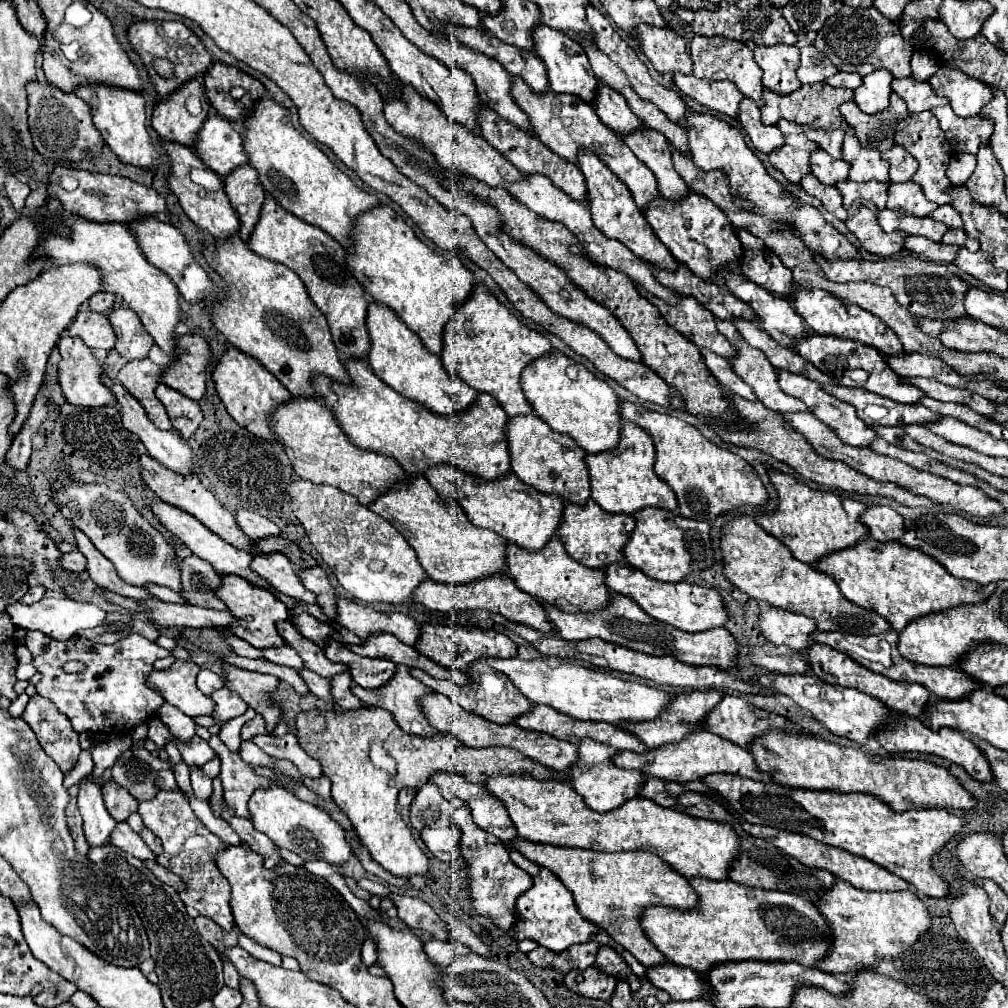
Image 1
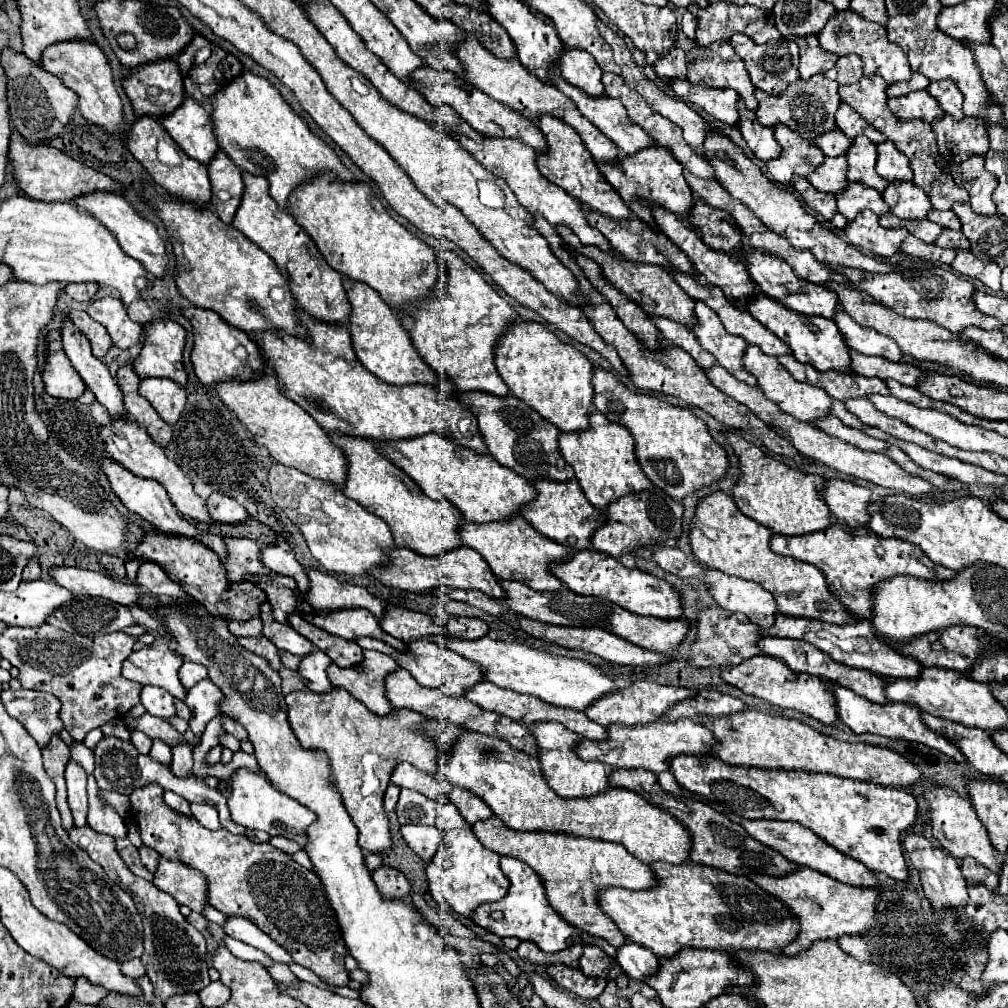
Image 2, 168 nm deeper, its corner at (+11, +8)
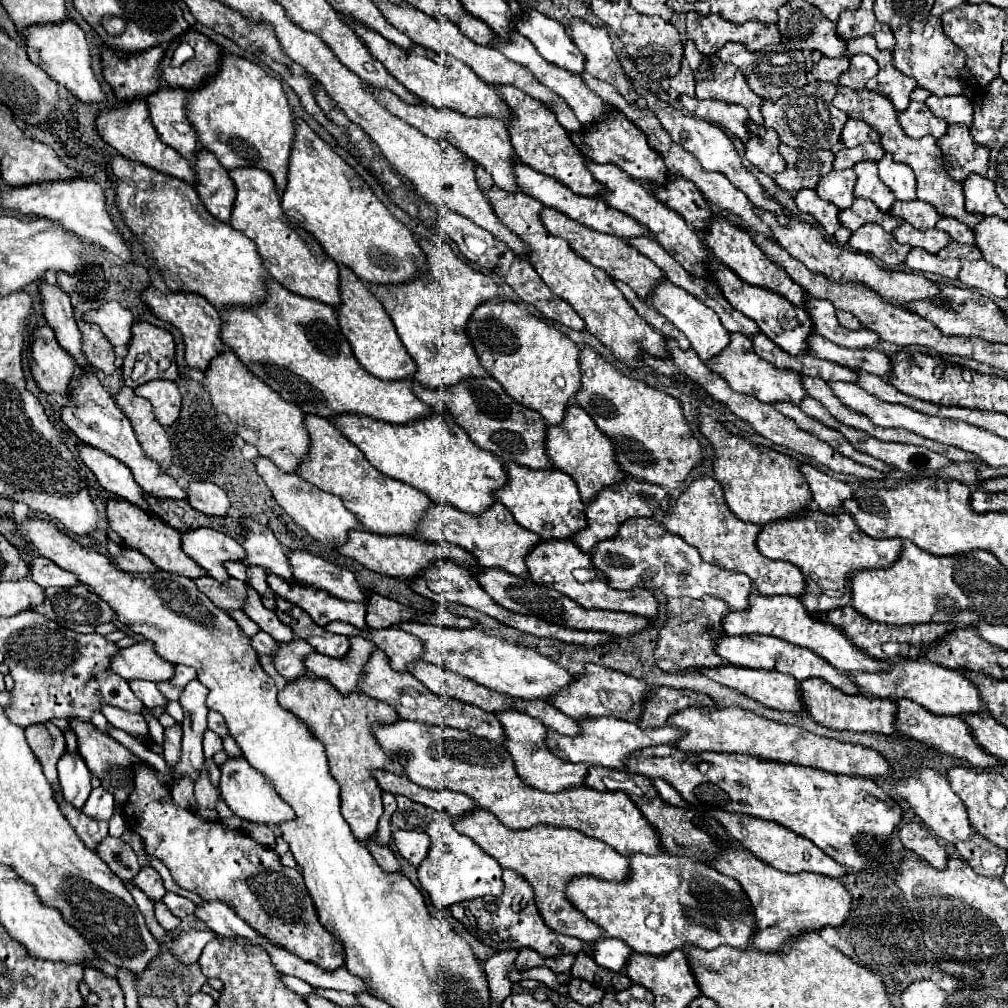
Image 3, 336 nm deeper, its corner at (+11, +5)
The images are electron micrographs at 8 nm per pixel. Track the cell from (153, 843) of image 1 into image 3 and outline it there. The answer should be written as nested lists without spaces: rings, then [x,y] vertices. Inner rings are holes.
[[[142,867],[140,873],[138,873],[138,877],[134,877],[132,883],[134,883],[138,889],[142,889],[152,901],[160,901],[162,895],[166,893],[166,889],[164,889],[164,885],[162,885],[162,877],[160,877],[158,871],[152,869],[152,867]]]

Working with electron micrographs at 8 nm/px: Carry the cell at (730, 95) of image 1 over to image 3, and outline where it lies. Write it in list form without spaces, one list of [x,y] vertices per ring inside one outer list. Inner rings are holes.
[[[682,95],[680,97],[682,105],[688,109],[688,113],[706,119],[726,131],[730,131],[732,135],[736,135],[738,139],[742,139],[744,143],[748,141],[748,129],[746,129],[746,121],[748,121],[748,113],[744,107],[740,105],[730,105],[724,101],[714,101],[714,99],[696,99],[696,97],[688,97]]]

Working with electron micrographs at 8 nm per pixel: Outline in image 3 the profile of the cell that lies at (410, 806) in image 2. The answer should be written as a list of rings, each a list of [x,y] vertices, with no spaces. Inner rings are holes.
[[[398,795],[398,809],[392,815],[392,825],[398,829],[414,829],[414,831],[426,831],[432,821],[432,809],[424,807],[420,803],[414,803],[412,799]]]

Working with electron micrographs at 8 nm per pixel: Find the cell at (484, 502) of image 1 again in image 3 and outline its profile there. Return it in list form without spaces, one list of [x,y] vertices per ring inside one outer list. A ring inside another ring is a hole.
[[[440,413],[410,425],[386,425],[382,421],[372,421],[370,417],[340,415],[334,417],[334,425],[384,475],[416,487],[432,501],[450,503],[470,515],[482,515],[490,505],[494,505],[498,501],[496,491],[508,481],[504,463],[474,445],[458,423],[442,417]]]

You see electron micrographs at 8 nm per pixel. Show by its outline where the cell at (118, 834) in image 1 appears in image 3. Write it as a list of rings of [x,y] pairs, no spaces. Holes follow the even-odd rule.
[[[102,787],[92,789],[88,801],[82,807],[82,813],[96,819],[96,821],[110,821],[112,813],[114,813],[114,797],[104,791]]]

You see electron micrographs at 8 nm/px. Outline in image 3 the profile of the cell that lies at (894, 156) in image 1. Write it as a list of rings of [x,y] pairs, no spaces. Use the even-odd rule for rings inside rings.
[[[884,153],[884,157],[878,161],[880,179],[892,189],[896,199],[900,201],[912,201],[916,199],[916,177],[914,171],[908,165],[894,163],[894,157],[890,153]]]

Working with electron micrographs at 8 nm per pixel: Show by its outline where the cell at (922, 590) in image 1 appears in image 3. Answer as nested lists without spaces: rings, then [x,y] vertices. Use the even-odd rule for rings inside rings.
[[[808,511],[790,521],[766,525],[762,527],[756,545],[764,557],[794,563],[804,573],[808,587],[802,595],[802,603],[810,613],[826,613],[850,605],[850,577],[854,571],[886,569],[902,557],[902,539],[866,537],[848,513],[826,515],[822,511]]]

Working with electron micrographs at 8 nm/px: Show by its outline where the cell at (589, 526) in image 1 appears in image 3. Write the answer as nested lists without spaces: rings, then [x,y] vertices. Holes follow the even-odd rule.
[[[506,463],[508,485],[496,493],[498,501],[504,503],[514,515],[516,523],[524,529],[544,537],[544,539],[572,539],[574,533],[582,531],[586,521],[586,507],[580,499],[578,487],[570,475],[558,469],[550,471],[534,471],[528,467],[520,467],[516,463]]]

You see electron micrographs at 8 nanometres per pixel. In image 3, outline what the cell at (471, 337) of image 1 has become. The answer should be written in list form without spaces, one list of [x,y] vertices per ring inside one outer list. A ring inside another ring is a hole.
[[[420,241],[430,269],[404,285],[370,285],[374,297],[384,305],[396,325],[396,331],[416,363],[414,379],[426,389],[458,385],[470,377],[490,377],[472,347],[466,325],[478,305],[498,295],[494,279],[464,263],[448,243]]]

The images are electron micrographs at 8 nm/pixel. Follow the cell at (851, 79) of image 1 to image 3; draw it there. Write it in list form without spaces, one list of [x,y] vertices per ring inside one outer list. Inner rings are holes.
[[[854,55],[850,57],[850,69],[838,77],[836,85],[844,85],[850,89],[864,89],[866,81],[878,73],[878,63],[870,55]]]

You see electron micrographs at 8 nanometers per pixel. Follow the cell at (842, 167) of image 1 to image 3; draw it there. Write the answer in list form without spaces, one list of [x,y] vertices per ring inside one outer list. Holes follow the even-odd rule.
[[[852,169],[844,171],[830,171],[822,181],[818,181],[818,195],[830,203],[834,203],[838,209],[846,209],[854,201],[854,183],[856,175]]]

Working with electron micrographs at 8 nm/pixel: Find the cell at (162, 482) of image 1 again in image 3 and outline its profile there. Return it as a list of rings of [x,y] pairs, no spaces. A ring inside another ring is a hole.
[[[82,371],[74,379],[72,385],[74,385],[74,389],[72,389],[70,397],[74,399],[76,407],[64,407],[60,415],[62,415],[62,421],[66,421],[66,425],[78,435],[78,439],[86,445],[92,445],[92,447],[116,457],[126,467],[130,467],[136,483],[146,493],[150,493],[158,499],[186,499],[186,491],[176,483],[176,479],[170,477],[168,473],[162,473],[160,465],[156,461],[152,461],[150,457],[146,457],[128,417],[122,413],[122,409],[116,405],[116,401],[106,393],[106,389],[100,385],[96,375],[92,371],[86,371],[86,373]]]

